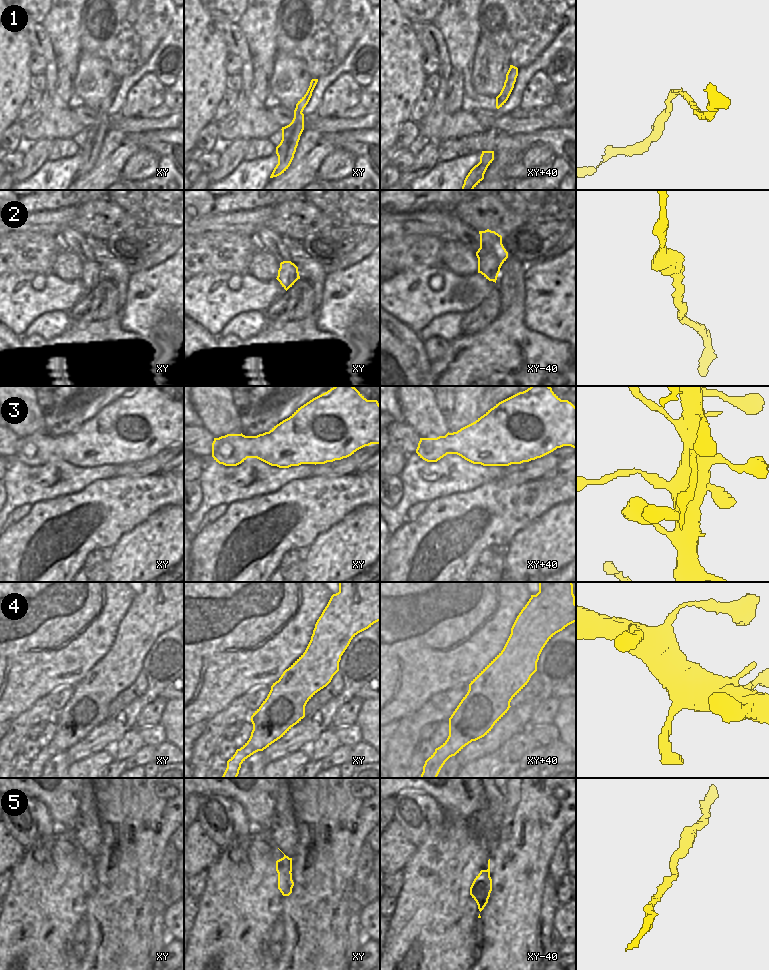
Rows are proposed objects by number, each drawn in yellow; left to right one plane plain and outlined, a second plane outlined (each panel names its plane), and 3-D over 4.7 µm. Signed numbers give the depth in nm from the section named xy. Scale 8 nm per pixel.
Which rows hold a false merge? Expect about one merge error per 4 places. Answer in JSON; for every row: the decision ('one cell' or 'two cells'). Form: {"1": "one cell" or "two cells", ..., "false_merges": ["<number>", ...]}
{"1": "one cell", "2": "one cell", "3": "one cell", "4": "one cell", "5": "one cell", "false_merges": []}

